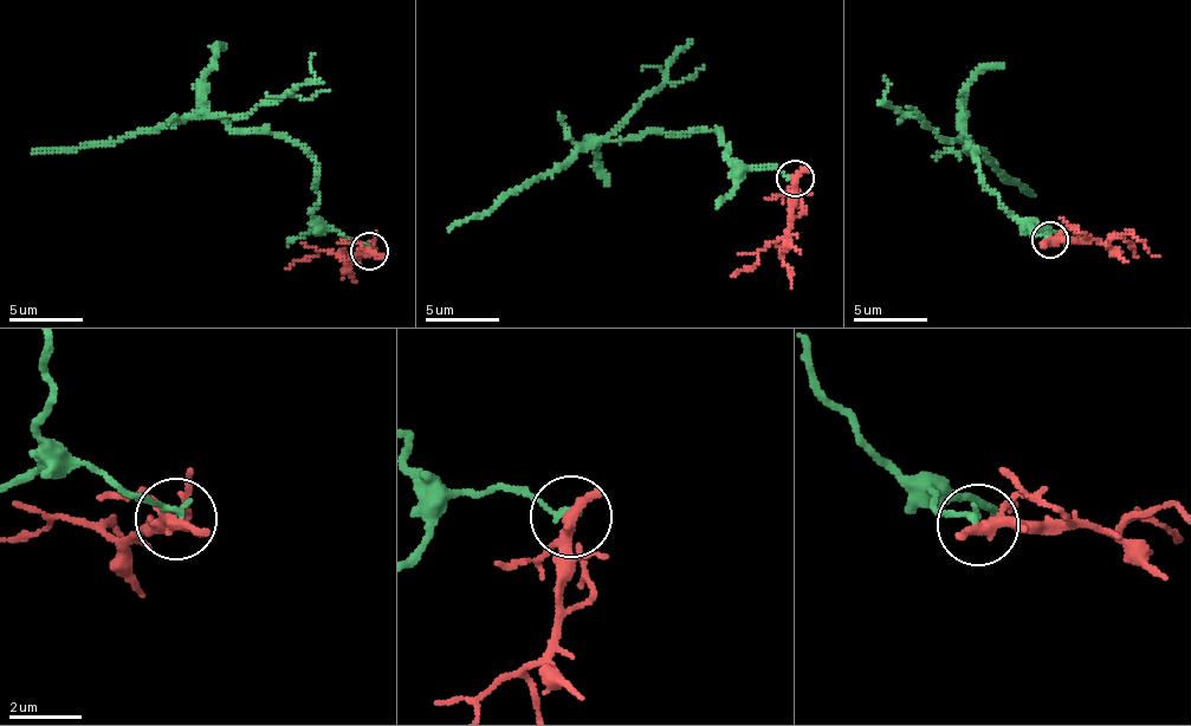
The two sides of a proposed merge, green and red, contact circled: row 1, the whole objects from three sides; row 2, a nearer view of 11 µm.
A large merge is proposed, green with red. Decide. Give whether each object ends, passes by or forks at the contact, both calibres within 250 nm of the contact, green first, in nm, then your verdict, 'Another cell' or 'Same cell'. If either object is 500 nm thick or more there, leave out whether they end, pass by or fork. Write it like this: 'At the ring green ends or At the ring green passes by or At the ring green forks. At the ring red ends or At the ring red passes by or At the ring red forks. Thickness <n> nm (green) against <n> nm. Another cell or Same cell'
At the ring green ends. At the ring red forks. Thickness 150 nm (green) against 240 nm. Another cell

